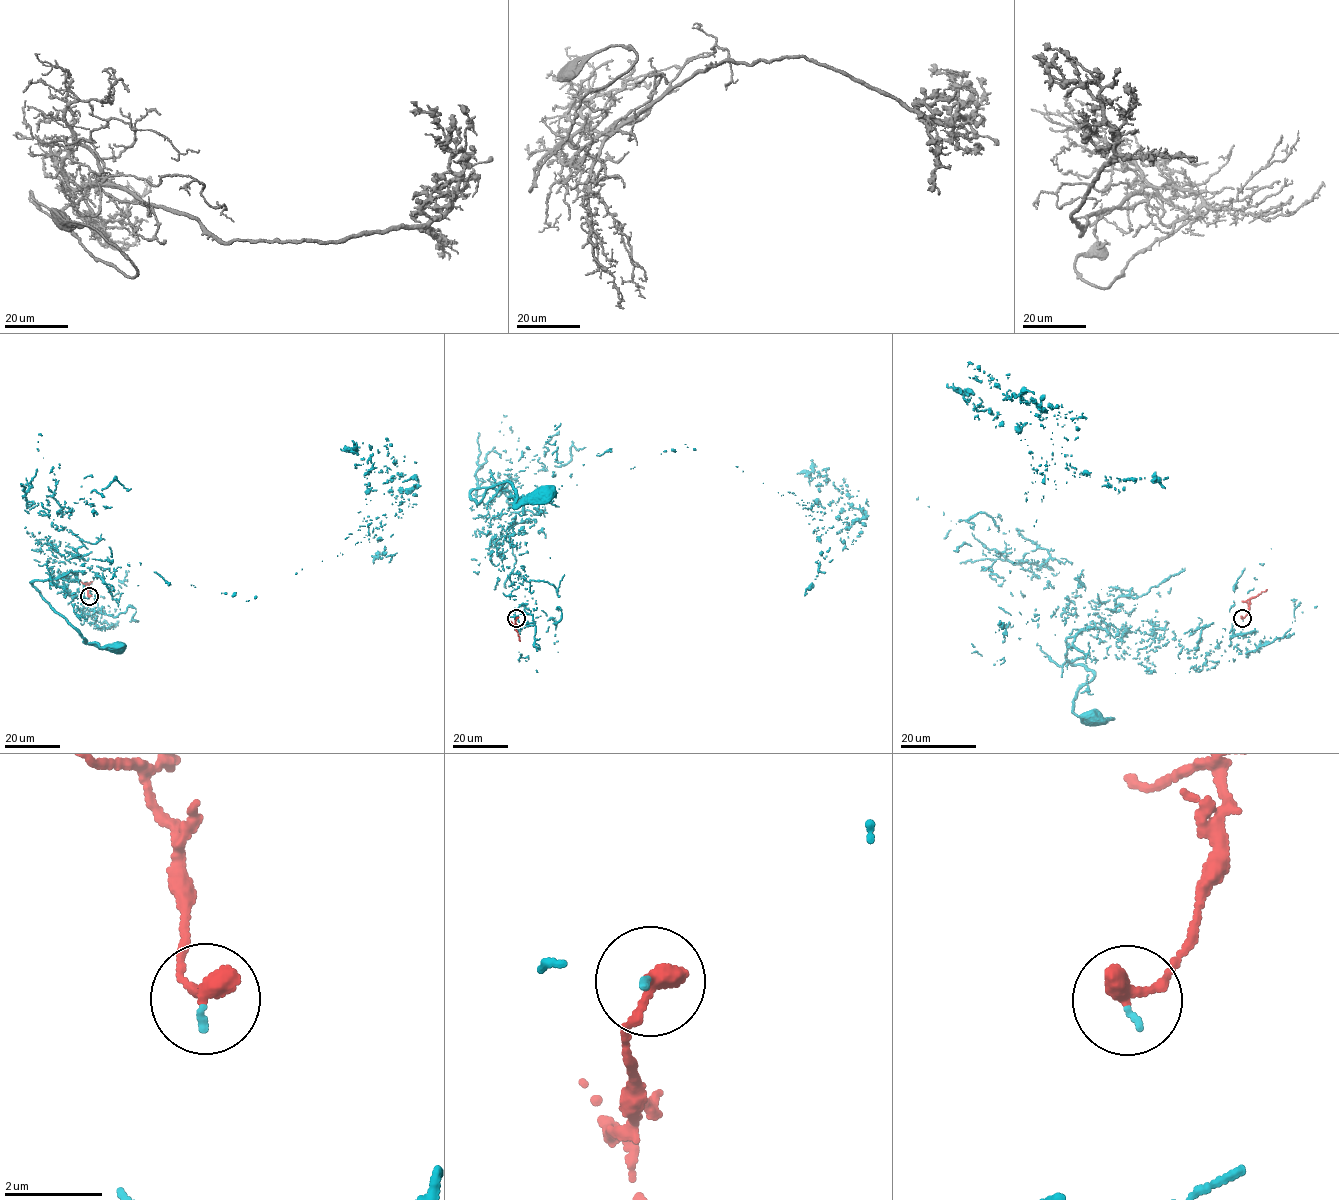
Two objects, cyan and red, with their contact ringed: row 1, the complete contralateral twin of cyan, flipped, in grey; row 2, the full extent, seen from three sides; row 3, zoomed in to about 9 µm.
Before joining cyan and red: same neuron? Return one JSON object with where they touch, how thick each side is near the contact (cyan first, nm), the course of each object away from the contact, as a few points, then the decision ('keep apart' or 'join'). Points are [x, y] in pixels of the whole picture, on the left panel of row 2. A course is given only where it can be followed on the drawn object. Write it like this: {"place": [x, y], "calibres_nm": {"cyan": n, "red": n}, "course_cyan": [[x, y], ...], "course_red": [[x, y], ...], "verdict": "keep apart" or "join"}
{"place": [89, 596], "calibres_nm": {"cyan": 70, "red": 400}, "course_cyan": [[89, 597], [87, 617], [62, 591], [79, 594], [83, 572], [31, 583], [86, 643], [118, 648]], "course_red": [[89, 596], [85, 584], [92, 581]], "verdict": "join"}

